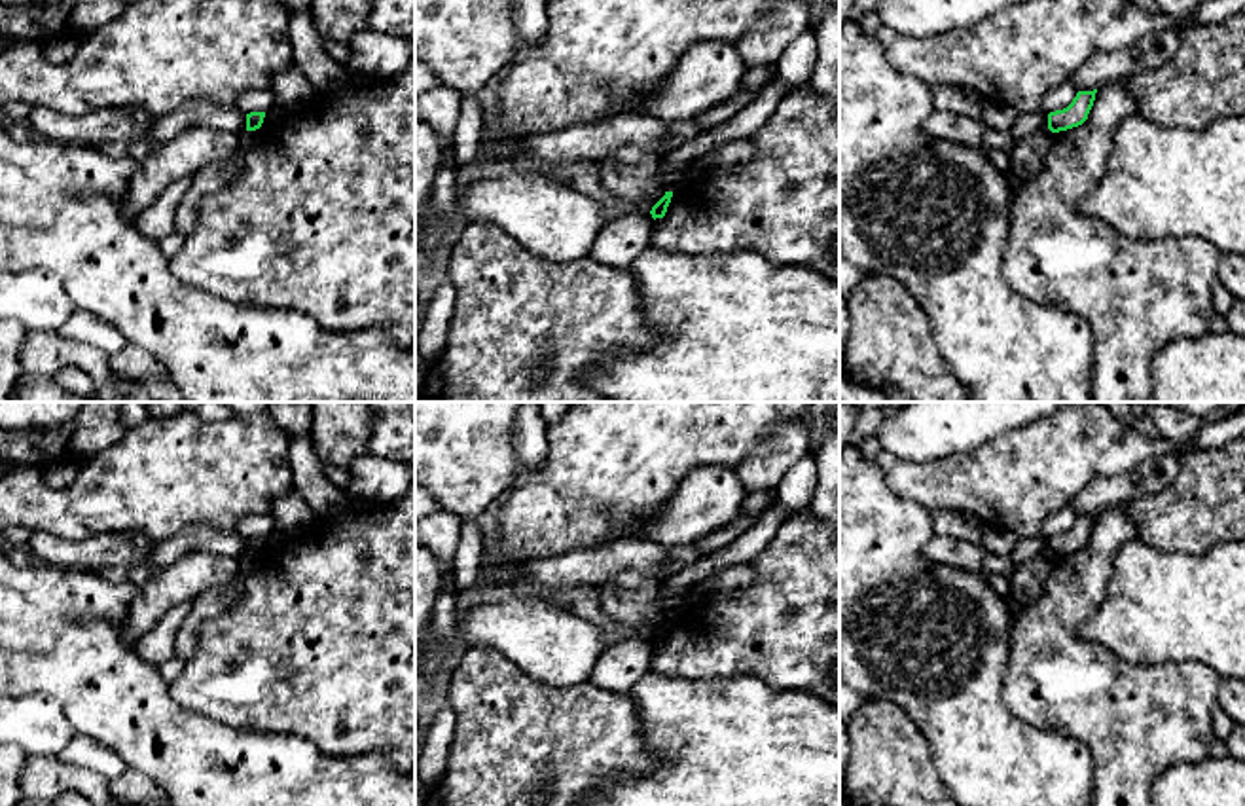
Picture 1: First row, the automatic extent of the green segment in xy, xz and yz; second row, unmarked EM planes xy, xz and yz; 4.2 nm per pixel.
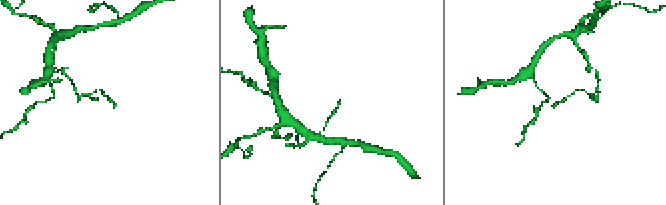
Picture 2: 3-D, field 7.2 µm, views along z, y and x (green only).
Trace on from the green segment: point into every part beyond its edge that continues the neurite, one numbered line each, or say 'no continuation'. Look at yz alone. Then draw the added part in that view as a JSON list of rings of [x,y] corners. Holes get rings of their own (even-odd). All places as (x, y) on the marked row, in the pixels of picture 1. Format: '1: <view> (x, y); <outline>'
no continuation

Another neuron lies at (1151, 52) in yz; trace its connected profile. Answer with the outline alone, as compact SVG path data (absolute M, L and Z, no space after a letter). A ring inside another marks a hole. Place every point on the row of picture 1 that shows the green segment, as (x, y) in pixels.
M1160 30L1139 38L1135 44L1095 53L1069 80L1078 91L1093 91L1105 80L1133 78L1145 70L1160 68L1179 47L1179 34Z

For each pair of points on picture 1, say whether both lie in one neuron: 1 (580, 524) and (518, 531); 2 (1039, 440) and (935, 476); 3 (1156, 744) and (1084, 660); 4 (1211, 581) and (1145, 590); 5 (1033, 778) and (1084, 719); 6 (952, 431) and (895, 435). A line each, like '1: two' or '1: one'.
1: one
2: one
3: one
4: one
5: two
6: one

